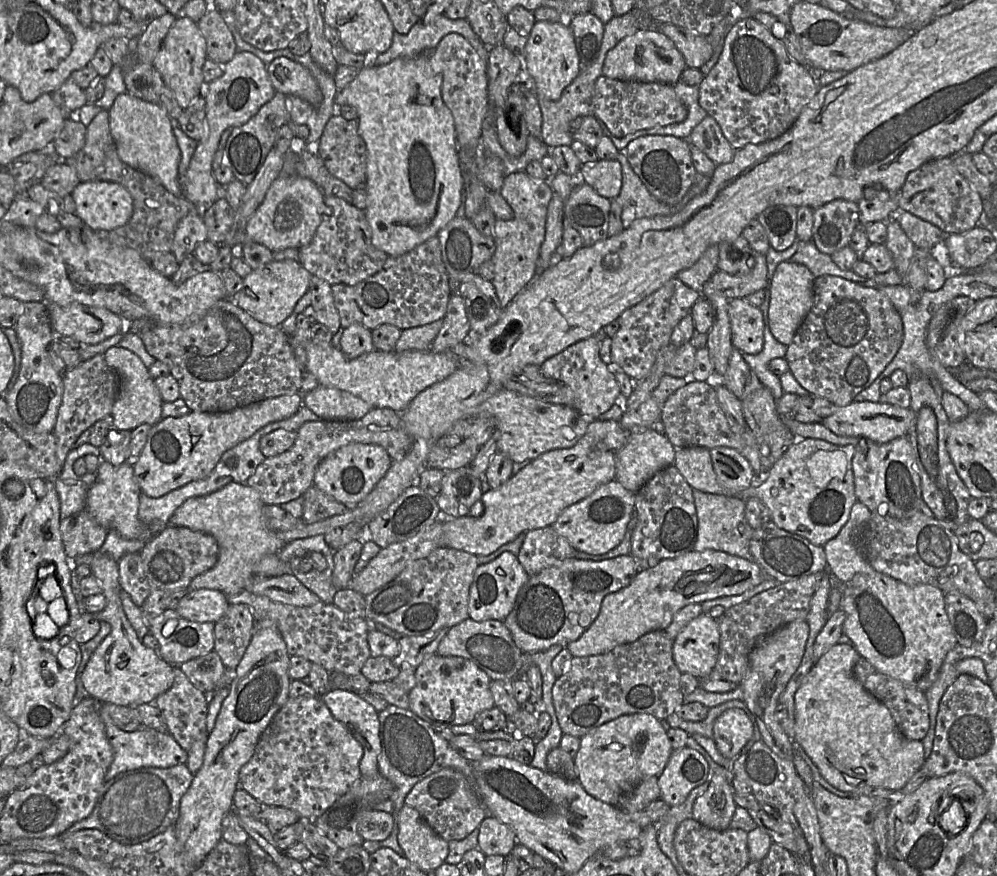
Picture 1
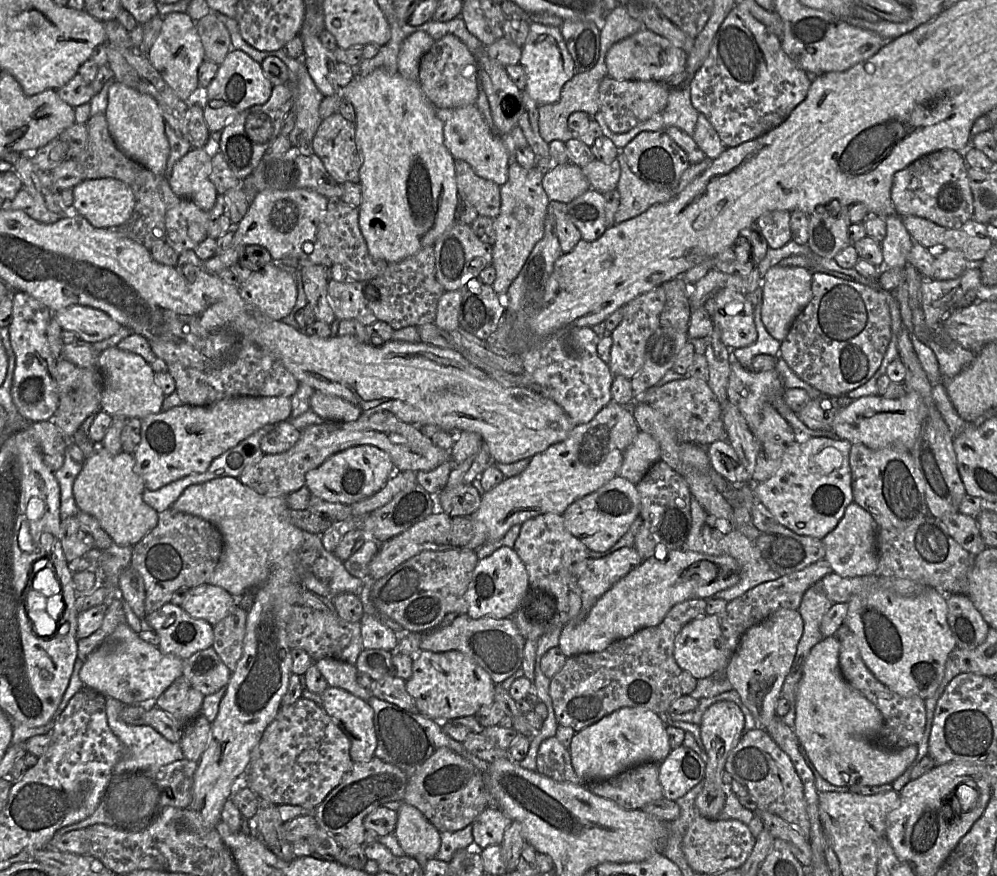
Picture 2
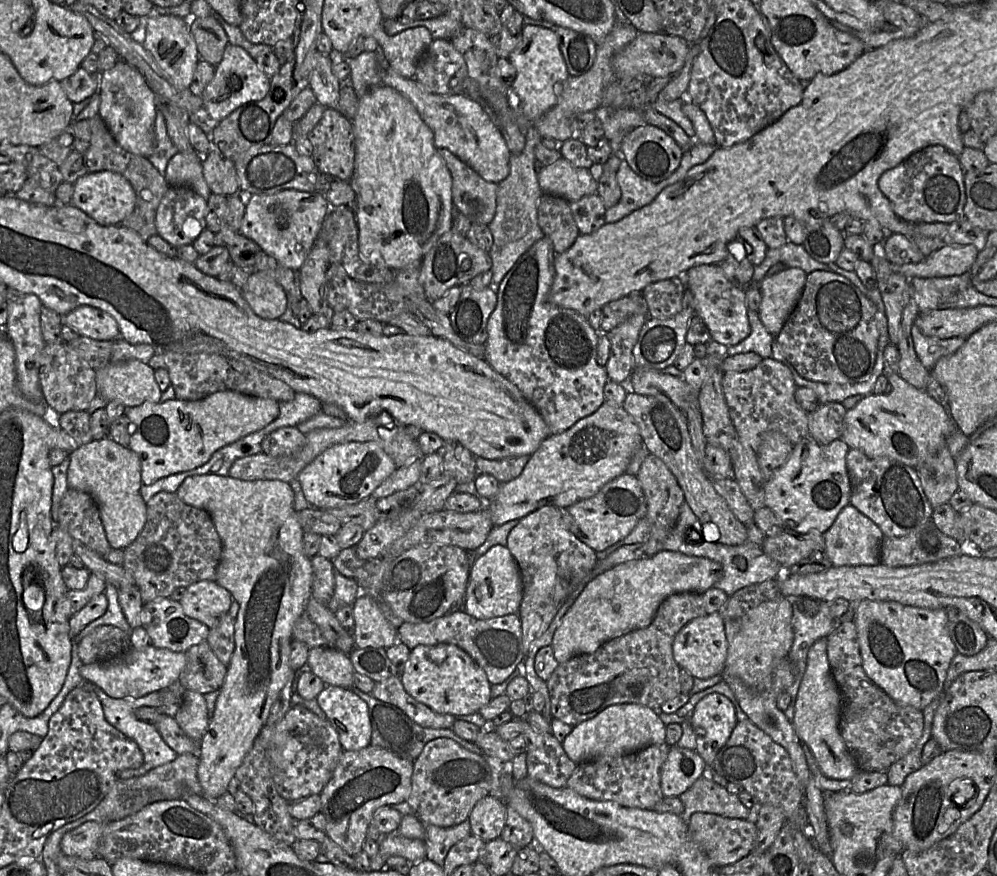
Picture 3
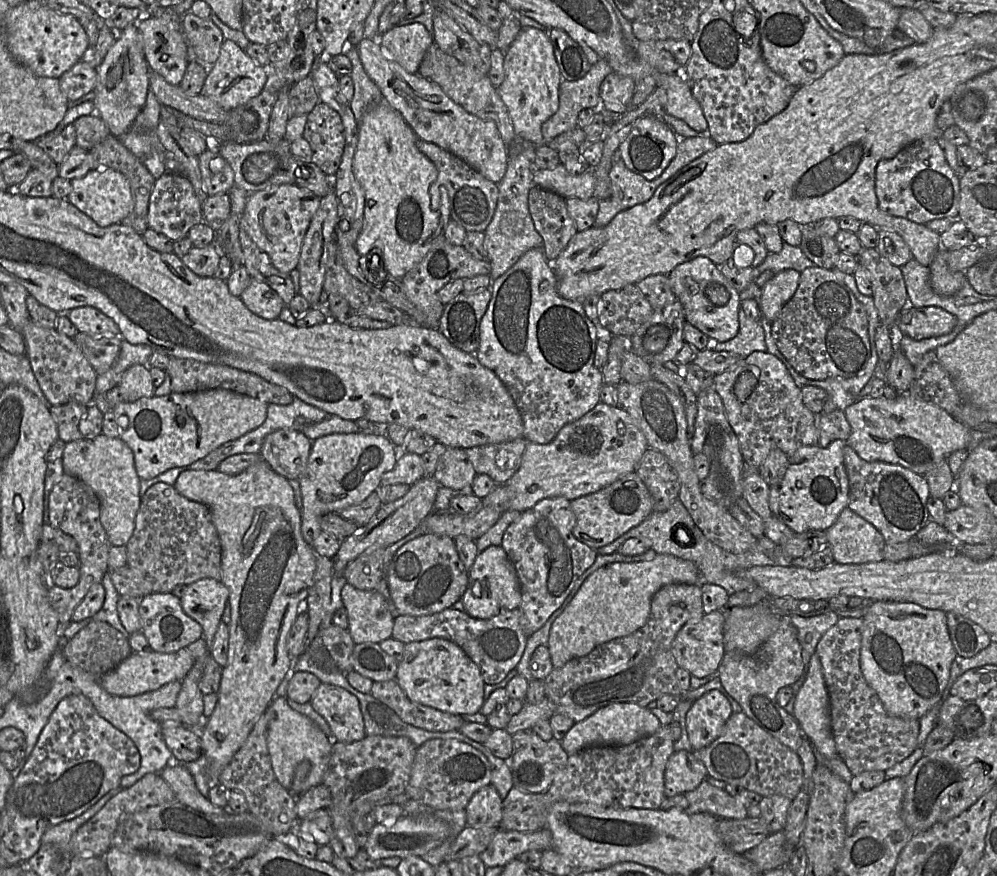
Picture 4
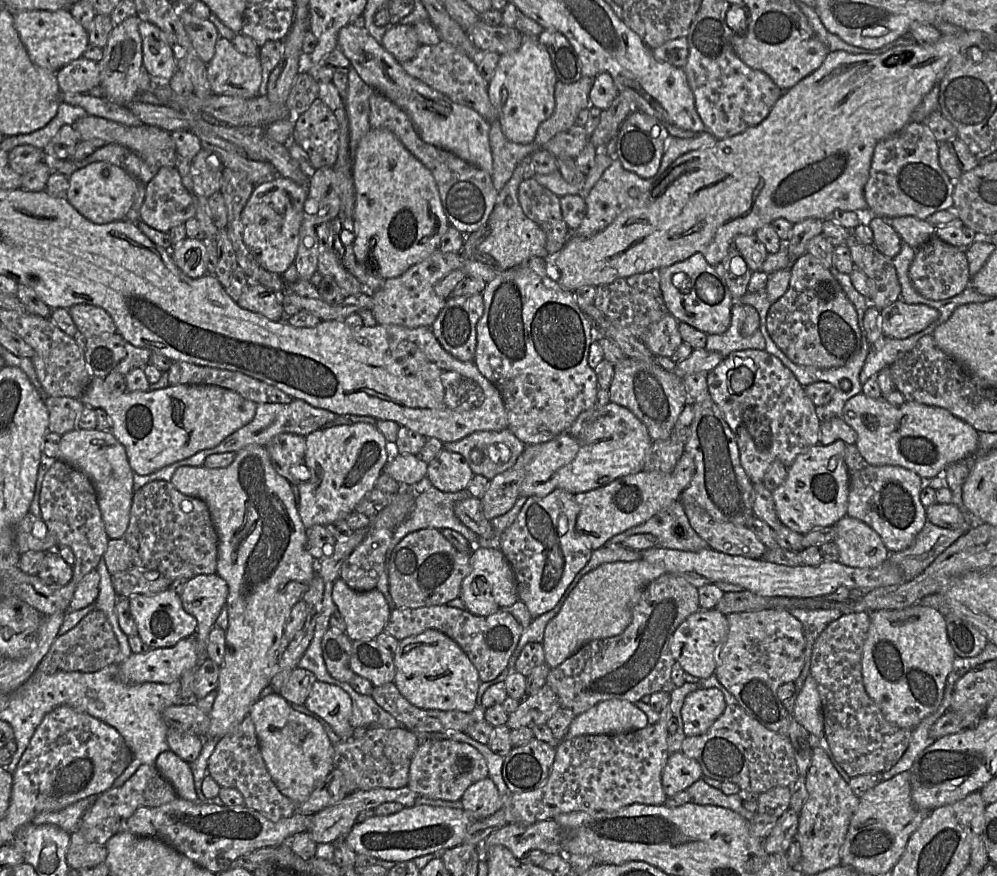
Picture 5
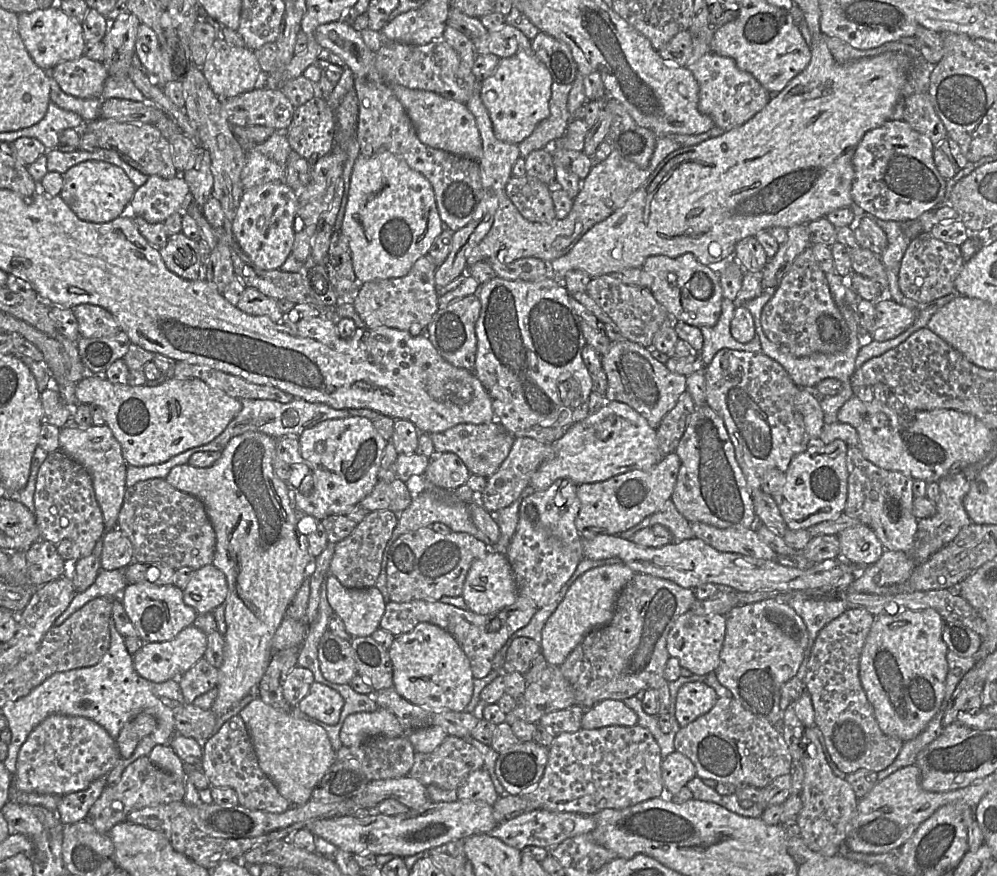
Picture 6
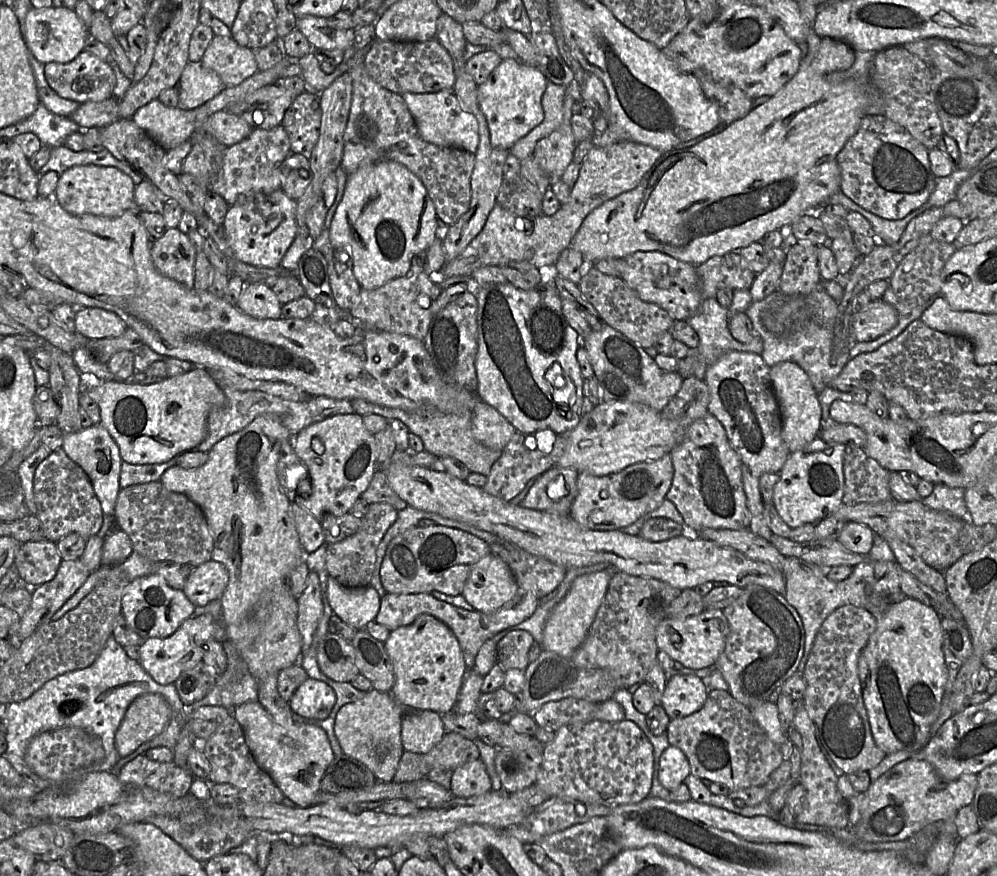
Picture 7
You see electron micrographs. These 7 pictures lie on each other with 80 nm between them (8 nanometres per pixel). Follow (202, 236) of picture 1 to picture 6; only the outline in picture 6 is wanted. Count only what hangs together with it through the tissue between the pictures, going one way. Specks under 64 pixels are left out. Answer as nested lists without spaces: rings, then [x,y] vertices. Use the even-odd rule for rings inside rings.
[[[177,175],[171,179],[160,176],[150,176],[142,186],[136,188],[130,203],[132,217],[141,217],[149,223],[164,223],[173,213],[188,214],[186,210],[193,202],[193,195],[185,179]]]

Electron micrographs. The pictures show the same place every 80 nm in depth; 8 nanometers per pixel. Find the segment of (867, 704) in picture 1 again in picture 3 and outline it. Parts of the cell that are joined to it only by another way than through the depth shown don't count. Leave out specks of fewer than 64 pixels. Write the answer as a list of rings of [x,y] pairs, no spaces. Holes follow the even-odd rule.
[[[816,641],[808,652],[806,671],[795,703],[794,729],[812,752],[823,775],[834,780],[851,780],[861,770],[847,748],[839,729],[841,693],[834,681],[827,657],[827,641]]]

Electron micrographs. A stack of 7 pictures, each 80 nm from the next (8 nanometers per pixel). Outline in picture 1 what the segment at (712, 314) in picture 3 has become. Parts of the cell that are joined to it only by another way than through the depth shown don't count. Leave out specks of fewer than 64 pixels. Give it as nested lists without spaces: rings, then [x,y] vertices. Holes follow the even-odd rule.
[[[745,298],[729,300],[731,340],[735,349],[742,353],[759,354],[764,345],[764,316]]]

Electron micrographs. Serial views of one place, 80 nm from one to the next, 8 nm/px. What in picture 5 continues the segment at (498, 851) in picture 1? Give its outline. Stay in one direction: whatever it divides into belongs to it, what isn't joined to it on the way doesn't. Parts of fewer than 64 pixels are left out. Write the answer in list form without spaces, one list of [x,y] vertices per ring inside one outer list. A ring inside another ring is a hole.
[[[489,777],[469,786],[460,801],[463,810],[473,820],[485,819],[503,806],[503,799]]]

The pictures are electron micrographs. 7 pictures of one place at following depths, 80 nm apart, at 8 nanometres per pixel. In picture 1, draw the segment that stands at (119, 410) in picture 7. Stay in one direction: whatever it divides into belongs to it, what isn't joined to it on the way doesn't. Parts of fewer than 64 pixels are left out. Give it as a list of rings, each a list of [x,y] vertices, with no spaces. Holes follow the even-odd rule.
[[[300,394],[284,395],[239,407],[230,412],[206,413],[190,411],[181,417],[162,418],[151,427],[143,451],[138,458],[135,458],[134,474],[141,492],[150,497],[159,498],[189,482],[207,478],[227,450],[247,440],[264,426],[294,415],[302,406],[302,399],[303,396]]]

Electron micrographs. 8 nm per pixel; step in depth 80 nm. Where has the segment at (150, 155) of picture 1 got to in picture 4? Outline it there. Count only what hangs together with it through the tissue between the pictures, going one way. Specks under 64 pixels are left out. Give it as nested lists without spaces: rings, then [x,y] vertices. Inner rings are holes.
[[[132,23],[115,33],[115,43],[97,68],[96,97],[93,102],[96,114],[106,123],[110,134],[119,138],[126,134],[143,109],[149,91],[149,66],[144,55],[143,37],[139,23]]]

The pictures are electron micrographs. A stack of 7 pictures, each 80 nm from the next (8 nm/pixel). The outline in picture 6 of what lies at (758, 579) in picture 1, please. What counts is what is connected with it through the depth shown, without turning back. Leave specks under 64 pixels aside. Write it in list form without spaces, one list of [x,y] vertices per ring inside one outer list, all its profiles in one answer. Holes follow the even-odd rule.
[[[612,564],[591,569],[575,580],[542,630],[540,648],[548,664],[560,666],[592,629],[611,621],[619,593],[635,574],[624,564]]]

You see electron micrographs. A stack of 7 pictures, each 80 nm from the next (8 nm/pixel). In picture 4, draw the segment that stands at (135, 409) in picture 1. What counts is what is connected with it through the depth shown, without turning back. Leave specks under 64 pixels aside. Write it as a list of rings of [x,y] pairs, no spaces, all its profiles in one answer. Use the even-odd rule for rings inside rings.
[[[136,364],[128,368],[117,385],[126,402],[135,402],[143,397],[155,396],[156,387],[152,382],[149,366]]]

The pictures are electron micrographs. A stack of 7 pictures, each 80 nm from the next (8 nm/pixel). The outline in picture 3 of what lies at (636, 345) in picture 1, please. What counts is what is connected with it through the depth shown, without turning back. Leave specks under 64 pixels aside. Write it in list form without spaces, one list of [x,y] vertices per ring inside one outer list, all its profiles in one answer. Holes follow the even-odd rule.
[[[634,315],[606,333],[611,345],[609,359],[604,367],[610,381],[619,384],[629,381],[635,369],[633,348],[648,318],[648,315]]]

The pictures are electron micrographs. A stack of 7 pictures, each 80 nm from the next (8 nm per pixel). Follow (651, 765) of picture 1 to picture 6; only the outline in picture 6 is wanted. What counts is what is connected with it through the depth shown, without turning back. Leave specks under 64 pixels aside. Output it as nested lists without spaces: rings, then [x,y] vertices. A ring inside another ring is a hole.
[[[605,699],[585,712],[581,719],[581,728],[597,729],[607,726],[637,725],[636,713],[622,700]]]

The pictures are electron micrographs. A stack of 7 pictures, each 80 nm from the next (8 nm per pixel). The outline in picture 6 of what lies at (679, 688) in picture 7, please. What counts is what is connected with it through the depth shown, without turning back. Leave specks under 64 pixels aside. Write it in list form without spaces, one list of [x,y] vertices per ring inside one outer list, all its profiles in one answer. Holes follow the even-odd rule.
[[[693,681],[682,685],[675,701],[675,717],[680,727],[710,711],[717,699],[716,691],[704,682]]]

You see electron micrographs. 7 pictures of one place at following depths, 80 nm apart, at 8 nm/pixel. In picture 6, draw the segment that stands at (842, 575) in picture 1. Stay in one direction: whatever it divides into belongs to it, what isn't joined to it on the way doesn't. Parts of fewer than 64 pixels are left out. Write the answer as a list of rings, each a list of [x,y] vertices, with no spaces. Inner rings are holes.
[[[857,525],[839,533],[840,556],[855,566],[870,566],[883,555],[883,544],[867,525]]]

